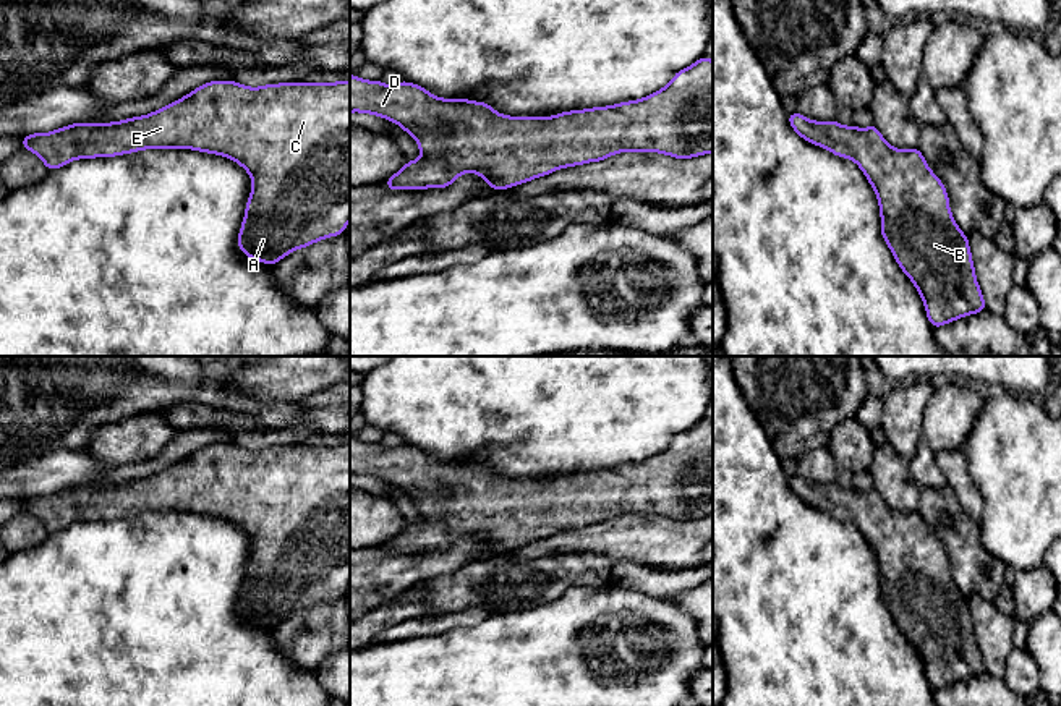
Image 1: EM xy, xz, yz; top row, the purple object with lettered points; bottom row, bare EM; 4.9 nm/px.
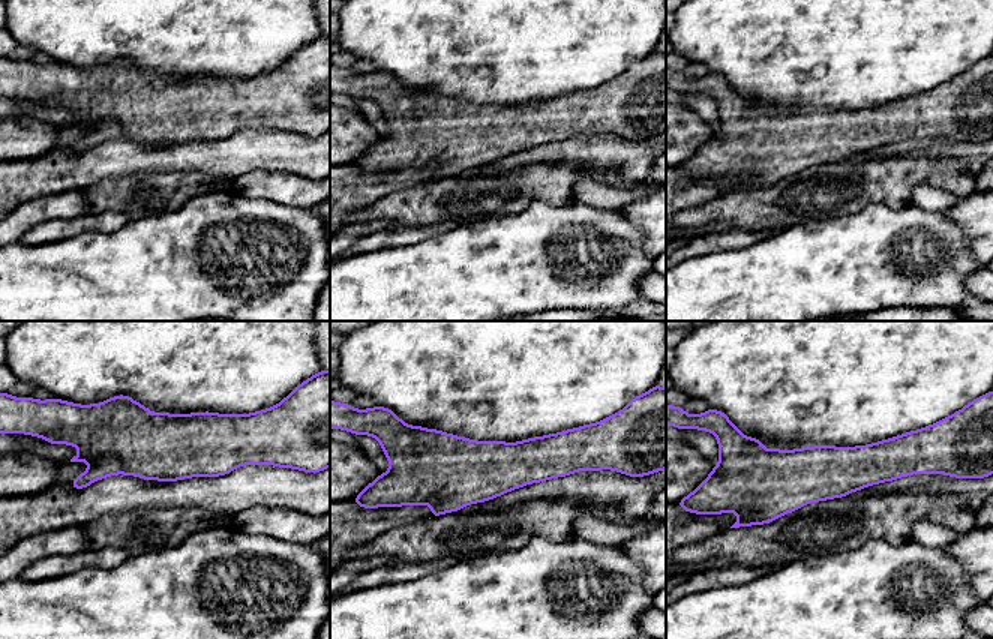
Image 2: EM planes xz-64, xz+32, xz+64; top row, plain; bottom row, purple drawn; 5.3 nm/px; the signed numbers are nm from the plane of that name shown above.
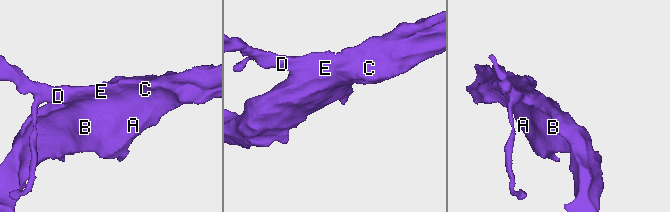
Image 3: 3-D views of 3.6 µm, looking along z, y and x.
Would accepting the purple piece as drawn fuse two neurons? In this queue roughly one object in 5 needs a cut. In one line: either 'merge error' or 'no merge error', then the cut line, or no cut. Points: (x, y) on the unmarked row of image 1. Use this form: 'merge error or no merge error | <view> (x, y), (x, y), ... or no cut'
no merge error | no cut

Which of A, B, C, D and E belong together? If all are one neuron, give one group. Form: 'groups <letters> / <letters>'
groups A B C D E

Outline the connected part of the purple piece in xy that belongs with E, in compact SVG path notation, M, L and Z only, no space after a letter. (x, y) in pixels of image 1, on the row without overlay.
M211 444L144 479L100 487L81 484L21 500L21 512L37 517L49 533L62 531L76 521L115 520L143 512L194 512L232 521L253 541L236 607L245 619L269 628L275 628L295 612L342 598L350 585L350 444L280 445L261 450Z

